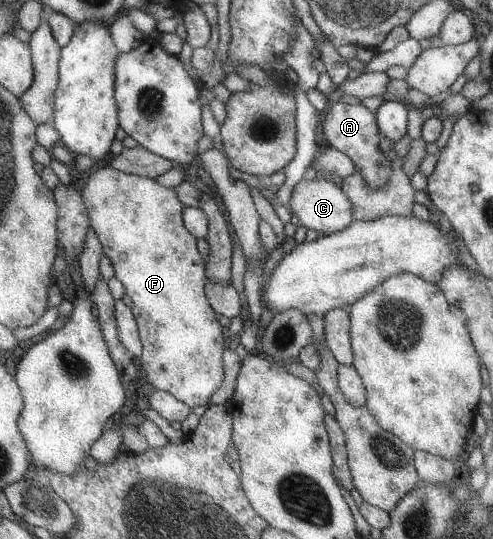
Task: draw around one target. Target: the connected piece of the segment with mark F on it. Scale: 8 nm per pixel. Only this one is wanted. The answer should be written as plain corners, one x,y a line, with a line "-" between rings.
96,165
85,175
84,187
80,194
86,209
89,212
92,232
102,244
102,254
110,260
111,266
114,270
114,277
123,285
127,296
131,299
131,306
129,308
131,309
138,328
138,337
140,338
142,346
139,360
141,368
143,368
143,372
145,373
146,380
152,384
153,388
168,392
183,404
188,405
190,409
205,404
209,406
208,402
210,396
216,388
219,388
219,385
223,380
222,354
225,350
225,344
223,344
221,326
219,326
219,322
217,322
218,314
215,314
211,307
209,307
207,298
205,298
205,290
203,290
203,288
205,288
205,279
207,277
204,259
201,258
195,247
197,238
185,228
183,221
183,210
185,206
176,197
175,189
173,187
160,185
157,181
150,179
149,177
124,173
112,169
109,166
103,166
103,168
101,168
99,165

